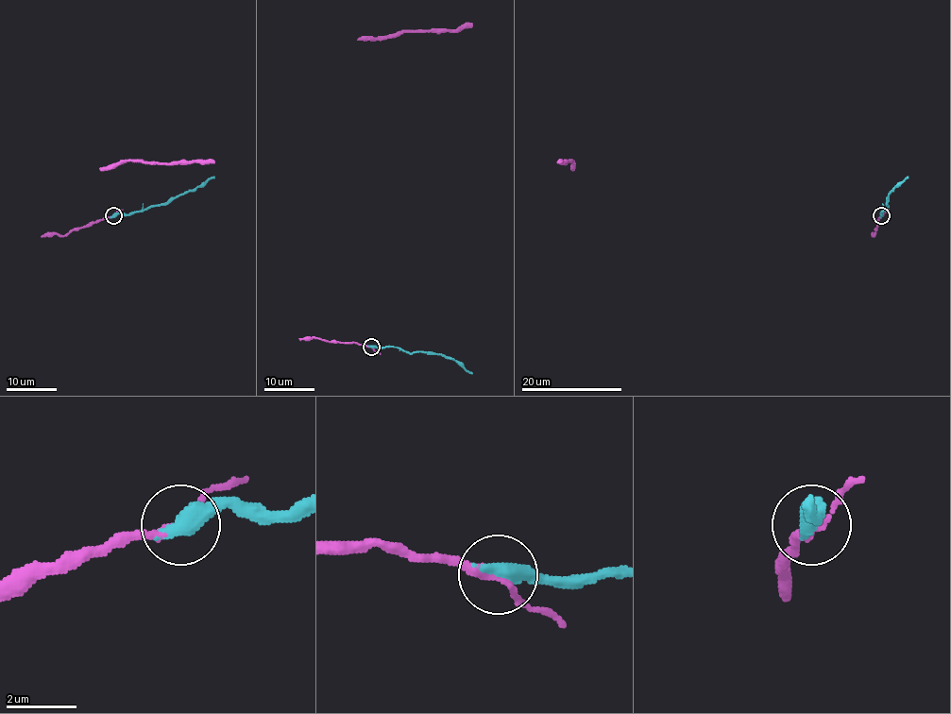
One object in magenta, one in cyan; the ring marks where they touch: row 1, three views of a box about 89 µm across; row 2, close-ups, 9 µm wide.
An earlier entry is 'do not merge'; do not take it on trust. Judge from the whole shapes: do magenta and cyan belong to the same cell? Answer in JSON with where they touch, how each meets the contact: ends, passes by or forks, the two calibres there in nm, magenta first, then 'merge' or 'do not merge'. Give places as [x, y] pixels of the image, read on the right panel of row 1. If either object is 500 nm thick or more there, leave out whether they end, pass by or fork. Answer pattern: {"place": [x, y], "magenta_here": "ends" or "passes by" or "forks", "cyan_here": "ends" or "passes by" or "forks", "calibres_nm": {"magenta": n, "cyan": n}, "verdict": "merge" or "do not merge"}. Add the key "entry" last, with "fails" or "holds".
{"place": [881, 215], "calibres_nm": {"magenta": 200, "cyan": 600}, "verdict": "merge", "entry": "fails"}

